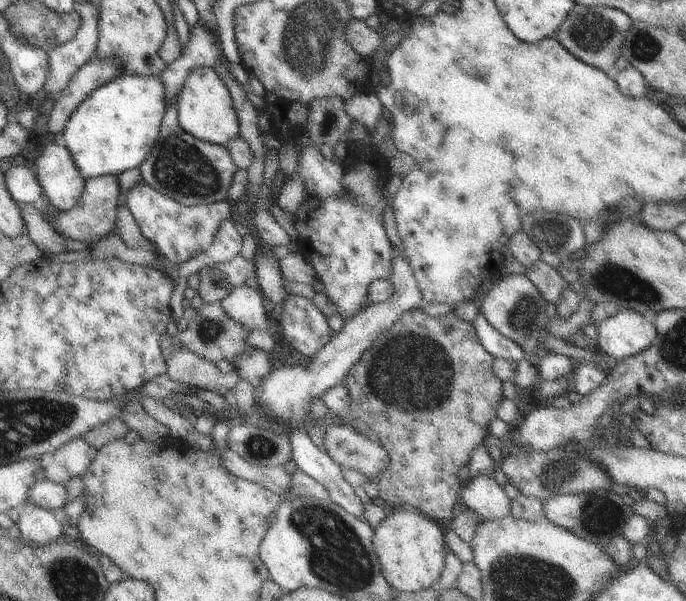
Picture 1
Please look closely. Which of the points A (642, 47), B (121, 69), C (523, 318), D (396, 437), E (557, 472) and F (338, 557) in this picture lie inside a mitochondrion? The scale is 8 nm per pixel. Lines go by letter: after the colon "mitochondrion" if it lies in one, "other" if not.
A: mitochondrion
B: other
C: mitochondrion
D: other
E: mitochondrion
F: mitochondrion

